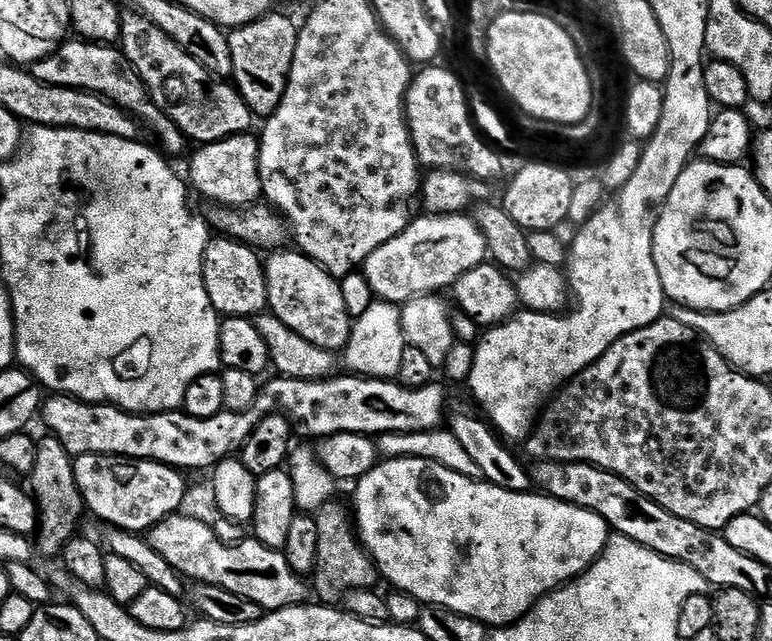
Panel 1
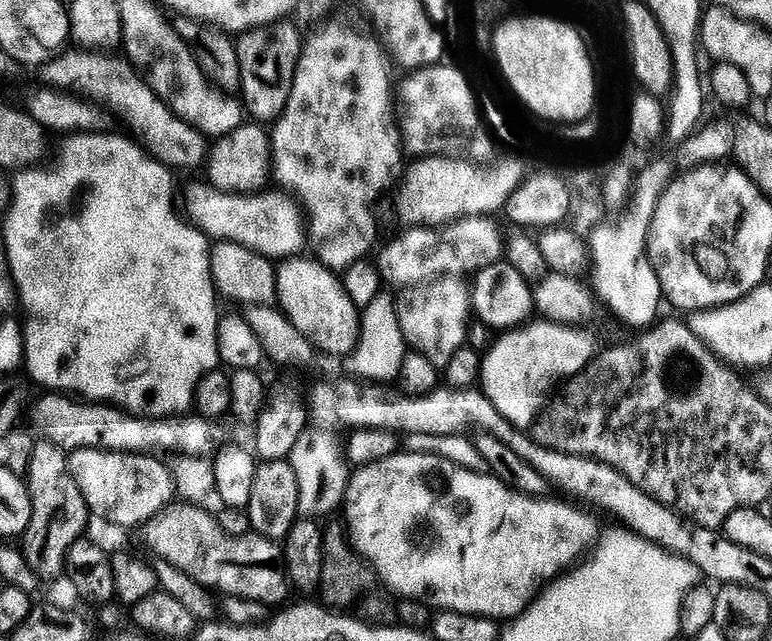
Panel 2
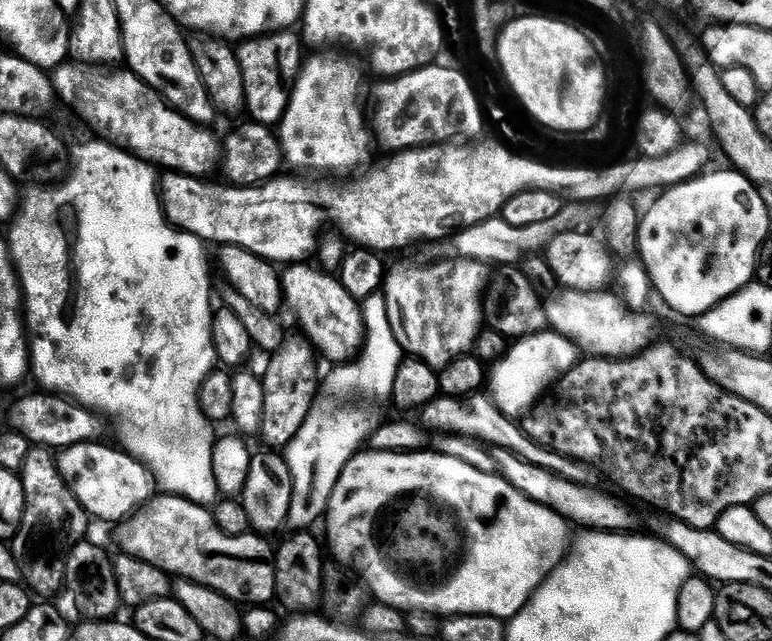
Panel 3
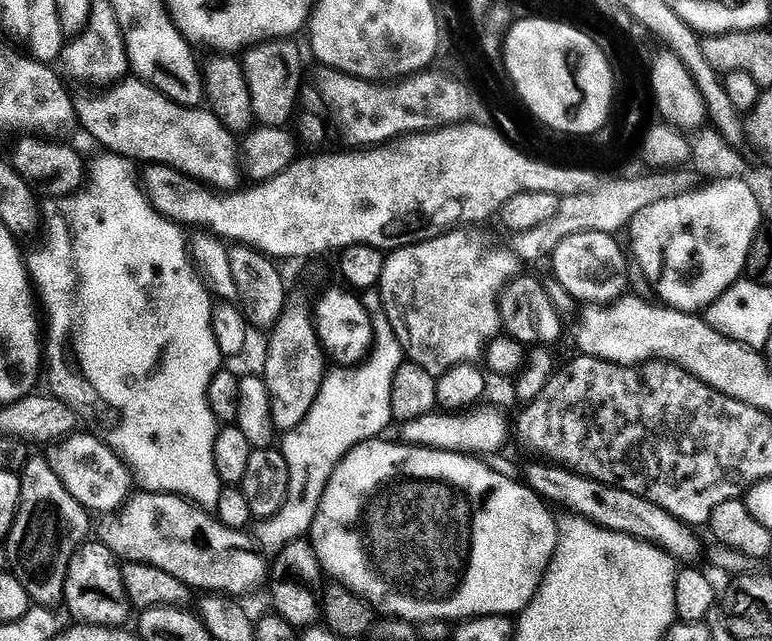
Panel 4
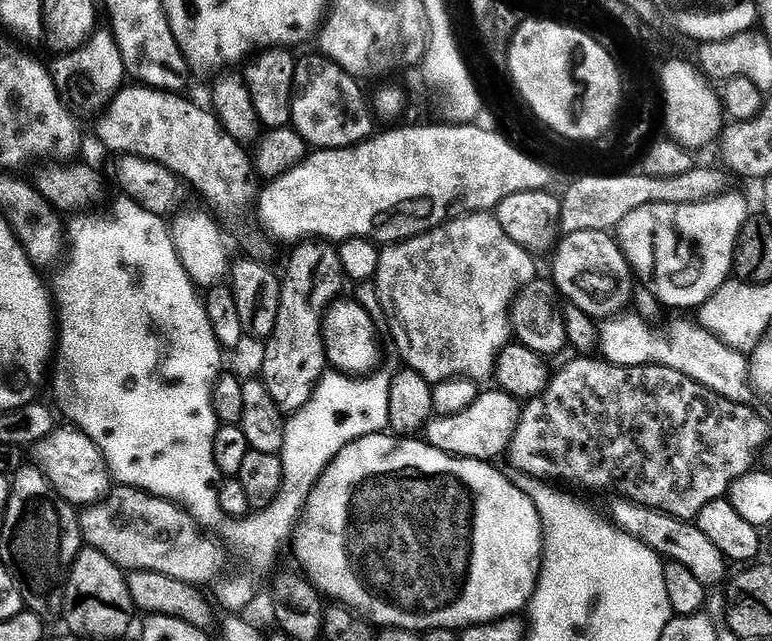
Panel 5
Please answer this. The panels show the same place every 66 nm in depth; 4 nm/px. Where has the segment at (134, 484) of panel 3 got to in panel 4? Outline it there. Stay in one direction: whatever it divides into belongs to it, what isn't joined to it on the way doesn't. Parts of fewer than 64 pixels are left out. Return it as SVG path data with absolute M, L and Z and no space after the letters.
M80 435L66 436L63 440L53 443L46 452L47 462L54 474L62 480L62 486L70 494L74 494L76 501L88 509L89 513L115 512L133 491L133 477L126 471L116 453L100 441L99 436Z

